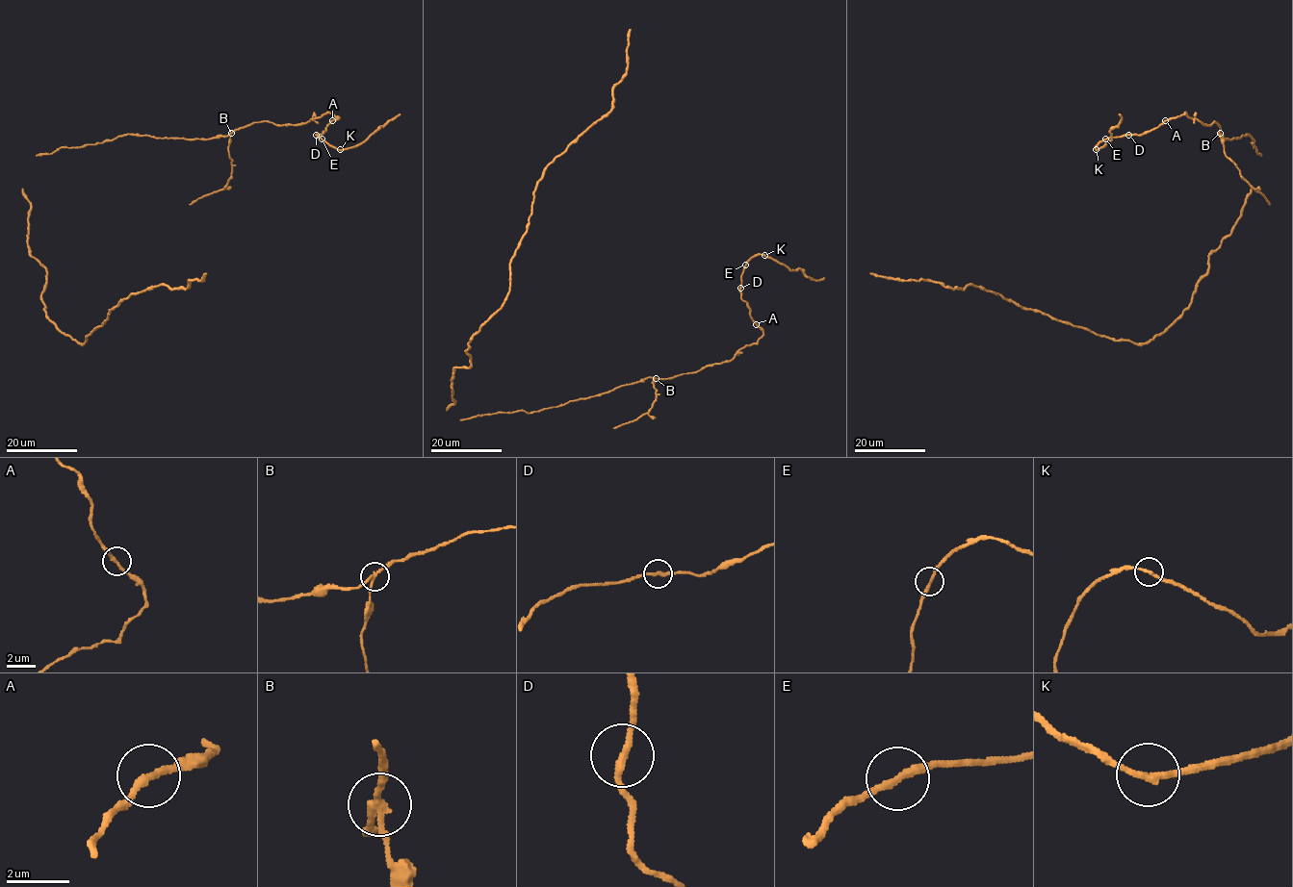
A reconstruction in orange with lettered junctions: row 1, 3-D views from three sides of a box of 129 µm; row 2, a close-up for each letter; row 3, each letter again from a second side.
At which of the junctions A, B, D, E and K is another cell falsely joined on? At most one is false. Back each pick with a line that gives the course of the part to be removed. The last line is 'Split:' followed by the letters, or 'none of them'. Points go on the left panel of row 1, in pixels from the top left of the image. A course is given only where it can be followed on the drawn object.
B: foreign part runs (231, 133), (228, 154), (232, 173), (227, 184), (190, 204)
Split: B

